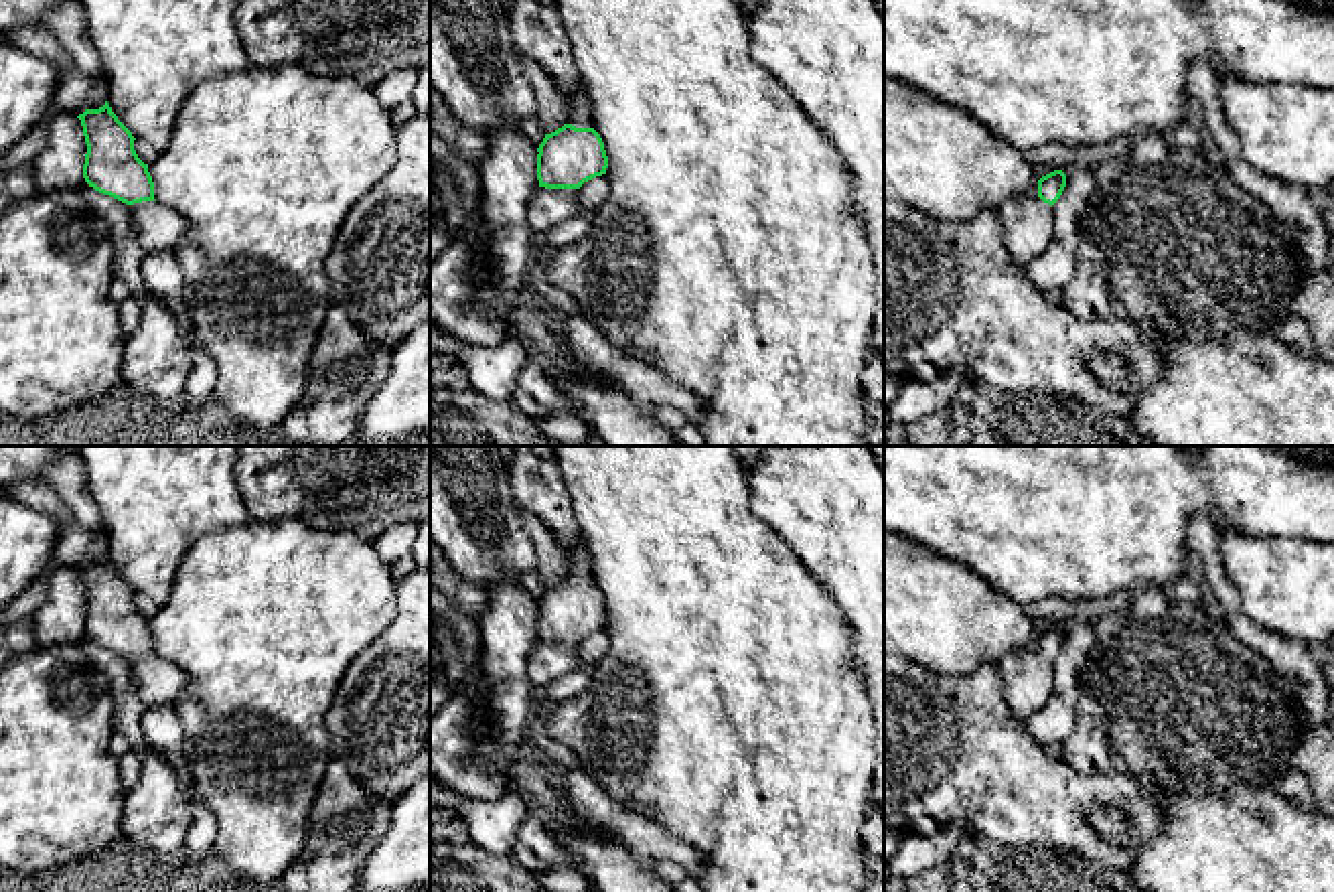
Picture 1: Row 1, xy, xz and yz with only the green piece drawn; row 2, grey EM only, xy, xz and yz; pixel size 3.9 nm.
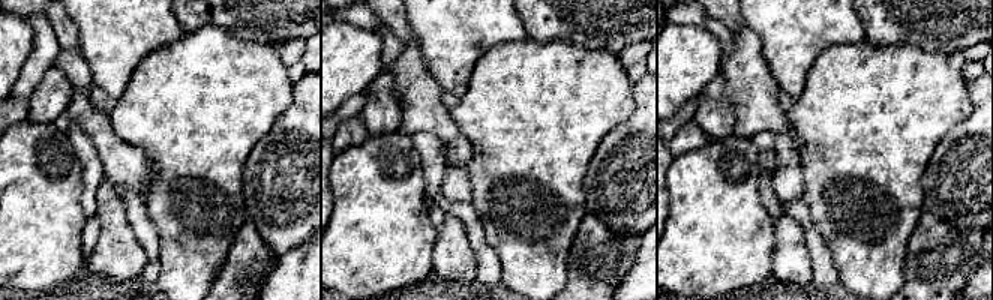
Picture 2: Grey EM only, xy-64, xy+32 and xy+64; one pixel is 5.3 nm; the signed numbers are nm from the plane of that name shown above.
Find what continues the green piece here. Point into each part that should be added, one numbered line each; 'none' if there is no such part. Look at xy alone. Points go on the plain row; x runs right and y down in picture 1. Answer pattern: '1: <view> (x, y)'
1: xy (159, 682)

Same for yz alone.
1: yz (1026, 674)

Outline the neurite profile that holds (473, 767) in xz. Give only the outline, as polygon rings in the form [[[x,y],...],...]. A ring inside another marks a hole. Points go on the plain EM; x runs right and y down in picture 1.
[[[505,578],[489,588],[489,606],[478,618],[480,669],[487,683],[487,714],[491,730],[485,740],[472,732],[474,701],[462,693],[450,699],[430,718],[430,776],[472,801],[497,801],[507,793],[503,770],[527,742],[527,728],[539,697],[527,677],[527,657],[539,643],[537,600],[521,580]]]

